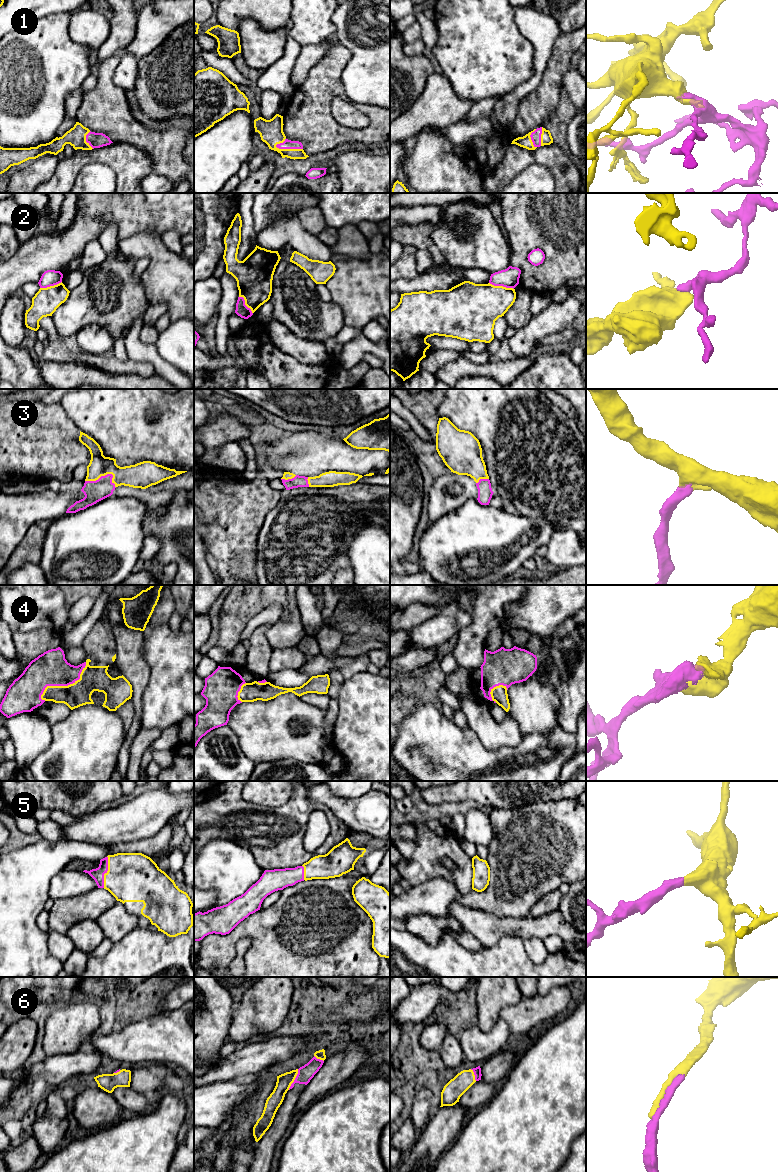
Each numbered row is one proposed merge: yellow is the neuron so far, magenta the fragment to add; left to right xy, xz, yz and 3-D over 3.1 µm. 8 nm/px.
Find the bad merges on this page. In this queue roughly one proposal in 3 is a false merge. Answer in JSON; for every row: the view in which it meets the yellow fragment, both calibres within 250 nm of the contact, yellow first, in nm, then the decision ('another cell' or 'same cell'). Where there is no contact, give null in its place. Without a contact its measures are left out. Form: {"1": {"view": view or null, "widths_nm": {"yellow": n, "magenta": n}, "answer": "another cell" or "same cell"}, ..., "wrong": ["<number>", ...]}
{"1": {"view": "xz", "widths_nm": {"yellow": 190, "magenta": 80}, "answer": "same cell"}, "2": {"view": "yz", "widths_nm": {"yellow": 360, "magenta": 160}, "answer": "another cell"}, "3": {"view": "xy", "widths_nm": {"yellow": 190, "magenta": 170}, "answer": "same cell"}, "4": {"view": "xy", "widths_nm": {"yellow": 200, "magenta": 280}, "answer": "same cell"}, "5": {"view": "xy", "widths_nm": {"yellow": 400, "magenta": 100}, "answer": "same cell"}, "6": {"view": "xz", "widths_nm": {"yellow": 120, "magenta": 130}, "answer": "same cell"}, "wrong": ["2"]}

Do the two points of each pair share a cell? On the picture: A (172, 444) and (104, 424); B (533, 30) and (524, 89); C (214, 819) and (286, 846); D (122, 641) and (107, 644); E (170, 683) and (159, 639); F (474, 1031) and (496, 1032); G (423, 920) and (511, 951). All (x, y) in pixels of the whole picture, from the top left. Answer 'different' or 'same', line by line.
A: same
B: same
C: same
D: different
E: same
F: same
G: different

